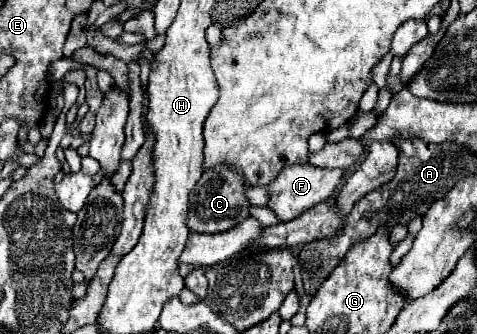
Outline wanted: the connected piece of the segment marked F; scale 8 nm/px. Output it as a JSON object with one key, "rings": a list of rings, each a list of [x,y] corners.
{"rings":[[[310,162],[284,168],[278,174],[278,178],[274,182],[270,182],[270,186],[268,186],[268,190],[270,190],[268,208],[272,208],[280,220],[292,220],[292,218],[300,216],[302,212],[306,212],[308,208],[312,208],[314,204],[328,200],[332,196],[332,192],[340,186],[342,176],[344,176],[342,168],[320,168],[320,166],[312,166]]]}

